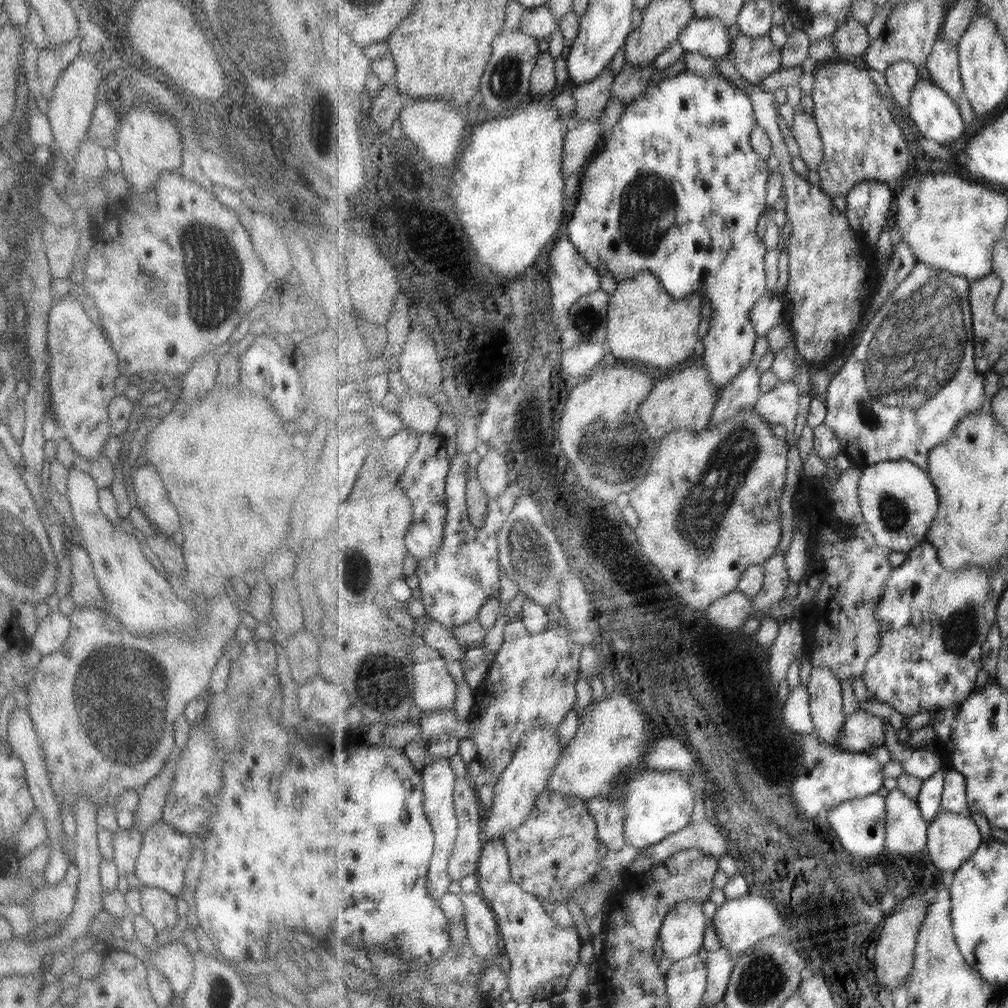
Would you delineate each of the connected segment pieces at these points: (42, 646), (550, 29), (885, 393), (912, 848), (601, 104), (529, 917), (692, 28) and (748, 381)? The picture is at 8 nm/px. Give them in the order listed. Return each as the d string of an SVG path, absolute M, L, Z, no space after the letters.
M58 610L48 611L47 616L37 622L36 632L31 638L31 647L40 657L52 654L61 648L68 638L69 620Z
M543 5L533 9L526 9L518 28L521 32L540 39L549 39L549 36L560 28L560 23L551 12L550 6Z
M917 261L881 305L875 320L870 321L862 334L860 343L835 373L826 392L828 413L825 426L829 426L845 446L857 446L868 465L910 460L929 472L930 452L950 440L965 417L991 401L985 392L985 377L976 368L971 284L965 277L947 271L938 272Z
M895 788L886 796L886 852L892 854L915 854L927 850L928 828L930 822L921 814L916 799L907 796L901 789Z
M607 69L595 80L571 89L574 97L572 118L576 123L579 120L598 120L603 110L607 108L607 102L611 100L611 87L614 85L615 77L617 74Z
M503 839L489 841L483 847L475 875L483 892L482 897L495 912L502 935L502 949L512 962L508 972L511 999L515 1003L532 1004L536 1000L548 1000L555 994L561 994L579 962L584 944L577 929L556 924L543 900L514 881L510 856Z
M695 18L689 21L689 24L682 30L678 41L683 48L684 53L699 53L709 58L719 58L720 56L729 56L733 43L729 45L729 26L725 26L720 18Z
M758 360L748 364L746 370L736 376L734 382L730 382L720 390L711 424L721 424L730 418L735 418L744 410L751 410L756 406L763 395L757 363Z

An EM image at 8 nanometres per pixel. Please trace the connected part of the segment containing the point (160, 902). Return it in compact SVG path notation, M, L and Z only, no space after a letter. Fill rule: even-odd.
M142 886L139 891L140 904L143 919L156 931L169 932L179 916L176 913L176 898L155 887Z

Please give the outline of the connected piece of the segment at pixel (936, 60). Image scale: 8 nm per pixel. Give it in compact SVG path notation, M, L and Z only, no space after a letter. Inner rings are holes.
M941 35L934 44L926 62L930 78L955 101L964 94L964 84L960 73L960 60L957 44L950 44Z

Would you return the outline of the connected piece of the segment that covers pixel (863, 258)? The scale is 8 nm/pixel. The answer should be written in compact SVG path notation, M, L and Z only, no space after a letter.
M753 86L746 92L754 104L754 115L771 138L774 155L777 158L777 171L781 175L782 193L786 197L785 216L790 222L789 244L787 244L789 256L788 283L785 296L781 298L786 305L787 322L795 333L796 346L811 362L825 362L821 356L839 356L846 354L845 350L852 344L853 332L865 315L872 302L872 297L877 293L879 284L879 268L876 266L874 252L867 241L863 240L858 232L850 225L850 221L844 212L837 210L835 204L821 187L813 185L809 180L803 180L799 174L795 174L791 166L791 152L787 150L787 144L783 140L781 128L779 128L779 111L773 93L767 92L761 86Z

